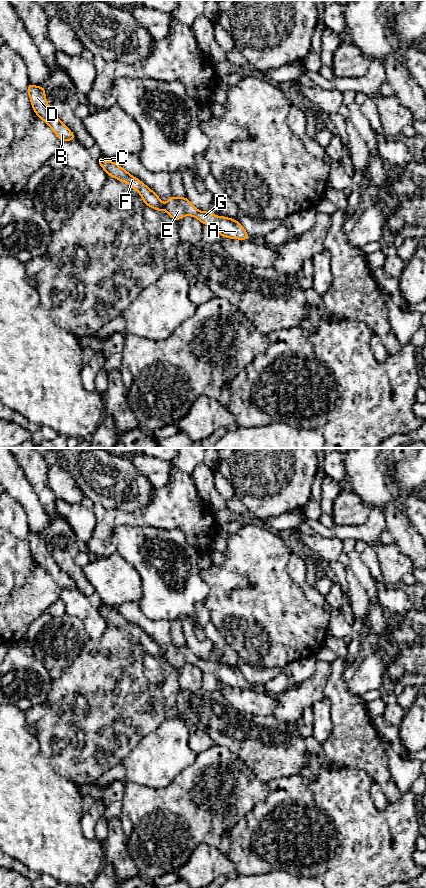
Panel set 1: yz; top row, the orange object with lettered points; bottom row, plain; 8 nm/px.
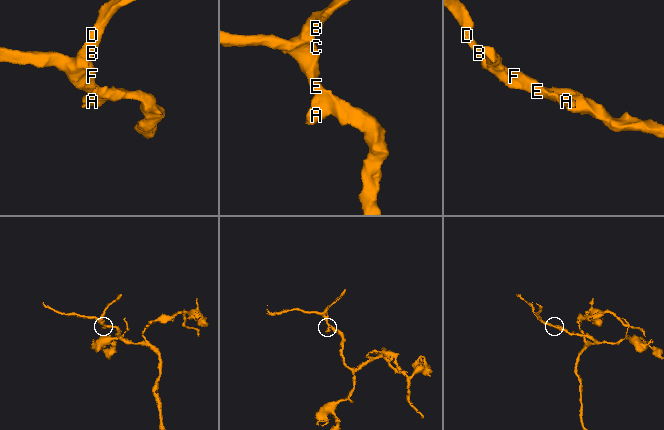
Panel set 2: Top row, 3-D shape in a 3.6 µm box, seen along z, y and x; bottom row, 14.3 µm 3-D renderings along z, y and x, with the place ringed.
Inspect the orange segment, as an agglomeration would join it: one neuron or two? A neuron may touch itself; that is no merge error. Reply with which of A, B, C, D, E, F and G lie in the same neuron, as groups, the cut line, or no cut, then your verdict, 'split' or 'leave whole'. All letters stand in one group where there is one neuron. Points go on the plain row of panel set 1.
A B C D E F G; no cut; leave whole

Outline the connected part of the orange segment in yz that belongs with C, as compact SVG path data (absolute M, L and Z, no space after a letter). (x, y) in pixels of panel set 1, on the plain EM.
M101 603L98 604L97 609L108 624L122 629L135 637L141 643L145 654L152 655L158 660L164 657L172 667L178 669L186 663L195 665L203 673L213 673L221 685L239 688L247 688L251 686L241 671L237 668L225 664L217 665L209 659L200 659L194 655L186 645L177 646L172 643L168 649L163 652L160 645L155 642L152 637L143 632L140 627L132 624L116 610L106 610Z

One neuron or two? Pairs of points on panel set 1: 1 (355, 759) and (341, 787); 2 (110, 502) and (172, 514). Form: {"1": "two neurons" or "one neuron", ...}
{"1": "two neurons", "2": "two neurons"}

